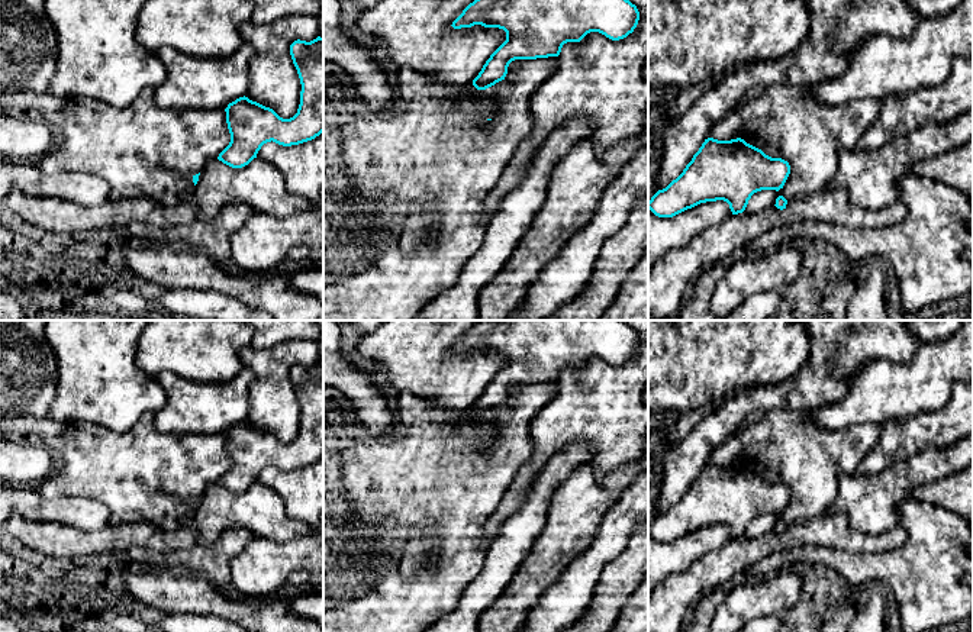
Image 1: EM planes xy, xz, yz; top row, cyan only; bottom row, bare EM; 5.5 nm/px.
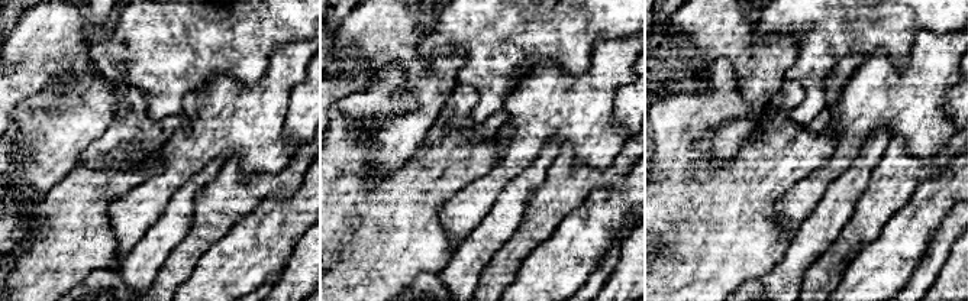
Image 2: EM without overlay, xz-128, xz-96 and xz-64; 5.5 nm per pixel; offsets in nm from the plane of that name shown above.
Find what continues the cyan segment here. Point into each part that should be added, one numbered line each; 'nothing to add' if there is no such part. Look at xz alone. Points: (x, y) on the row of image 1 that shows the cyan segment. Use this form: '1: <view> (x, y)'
nothing to add

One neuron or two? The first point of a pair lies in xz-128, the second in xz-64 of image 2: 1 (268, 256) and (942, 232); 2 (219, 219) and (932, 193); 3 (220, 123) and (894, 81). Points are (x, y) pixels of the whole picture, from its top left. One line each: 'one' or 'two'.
1: two
2: two
3: one

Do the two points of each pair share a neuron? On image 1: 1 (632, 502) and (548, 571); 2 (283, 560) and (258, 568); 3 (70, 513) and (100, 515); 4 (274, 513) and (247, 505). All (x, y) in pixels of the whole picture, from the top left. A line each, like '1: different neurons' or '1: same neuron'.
1: different neurons
2: same neuron
3: same neuron
4: same neuron

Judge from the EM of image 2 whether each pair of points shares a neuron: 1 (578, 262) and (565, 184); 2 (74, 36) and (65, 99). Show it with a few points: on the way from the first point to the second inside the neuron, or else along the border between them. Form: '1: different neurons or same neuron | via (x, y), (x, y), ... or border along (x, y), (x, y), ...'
1: different neurons | border along (594, 190), (561, 222), (548, 239)
2: same neuron | via (74, 52), (74, 60), (80, 65), (80, 83)

